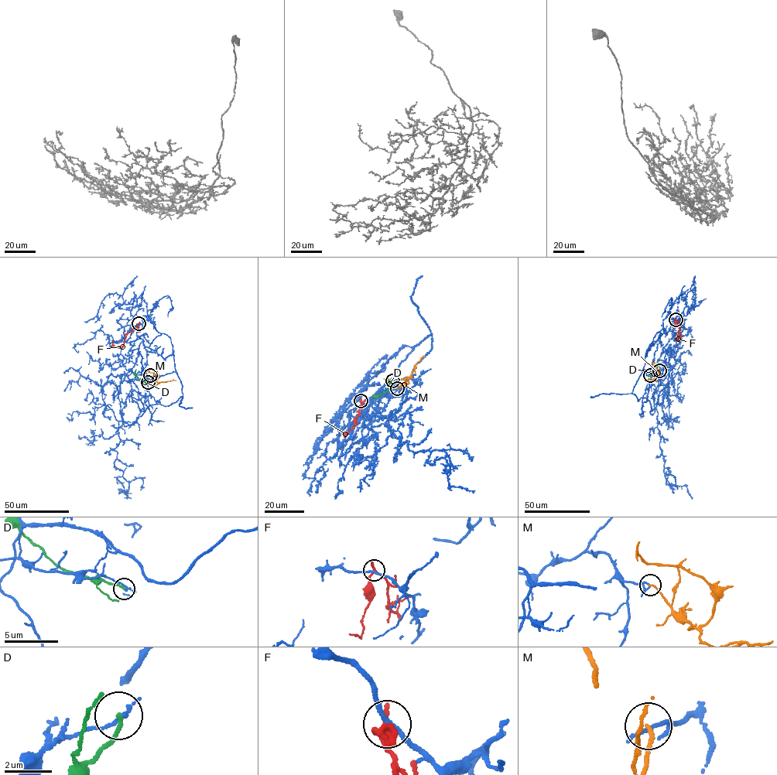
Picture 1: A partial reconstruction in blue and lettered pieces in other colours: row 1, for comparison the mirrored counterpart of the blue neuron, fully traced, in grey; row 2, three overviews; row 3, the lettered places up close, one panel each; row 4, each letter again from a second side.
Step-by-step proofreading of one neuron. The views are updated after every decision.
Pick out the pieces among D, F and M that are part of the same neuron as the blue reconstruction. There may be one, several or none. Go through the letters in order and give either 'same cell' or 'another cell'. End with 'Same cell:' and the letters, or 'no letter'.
D: another cell
F: another cell
M: another cell
Same cell: no letter

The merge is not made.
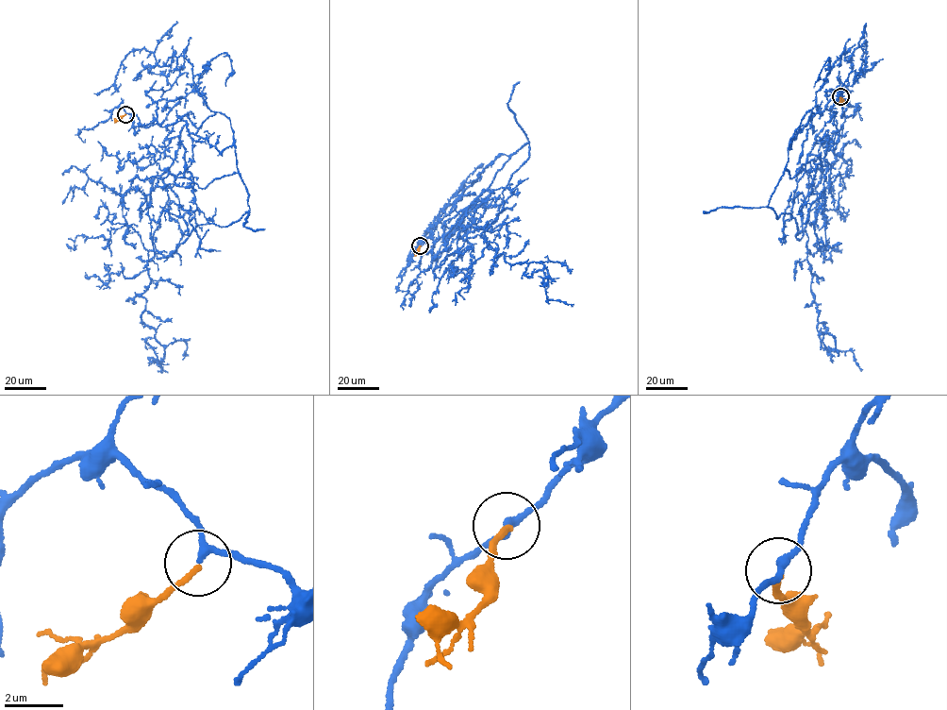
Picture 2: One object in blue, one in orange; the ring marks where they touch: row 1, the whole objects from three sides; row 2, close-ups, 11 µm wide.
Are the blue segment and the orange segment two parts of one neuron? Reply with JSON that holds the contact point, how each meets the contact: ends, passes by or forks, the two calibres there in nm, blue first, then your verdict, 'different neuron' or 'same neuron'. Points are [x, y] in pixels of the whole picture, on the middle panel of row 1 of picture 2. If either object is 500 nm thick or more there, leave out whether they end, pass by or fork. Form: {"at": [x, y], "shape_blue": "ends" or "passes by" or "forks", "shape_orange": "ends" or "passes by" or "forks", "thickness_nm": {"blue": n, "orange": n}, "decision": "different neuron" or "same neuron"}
{"at": [420, 245], "shape_blue": "passes by", "shape_orange": "ends", "thickness_nm": {"blue": 200, "orange": 190}, "decision": "same neuron"}

